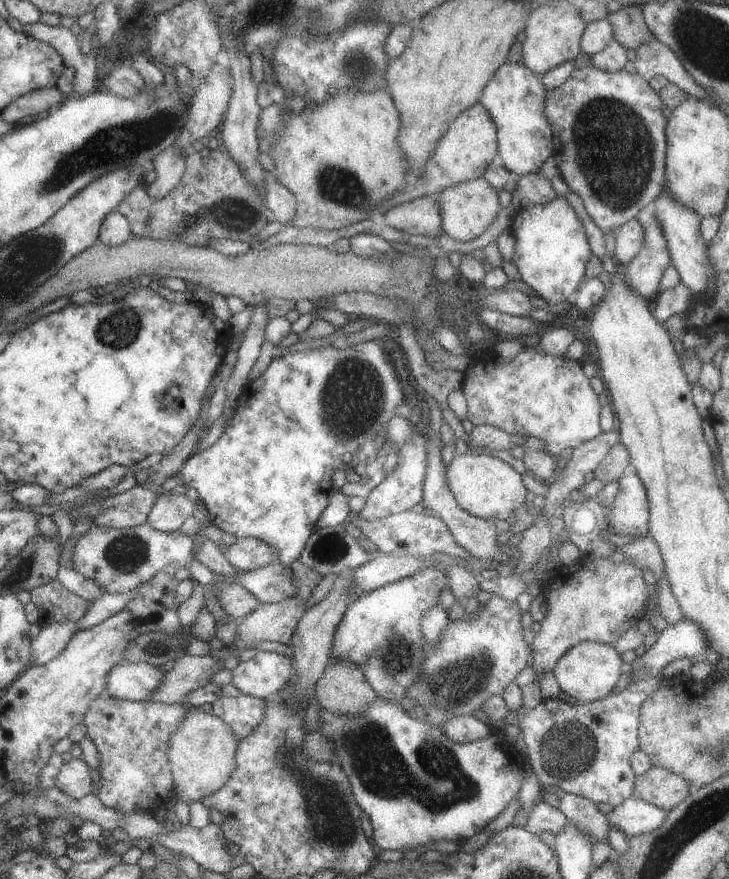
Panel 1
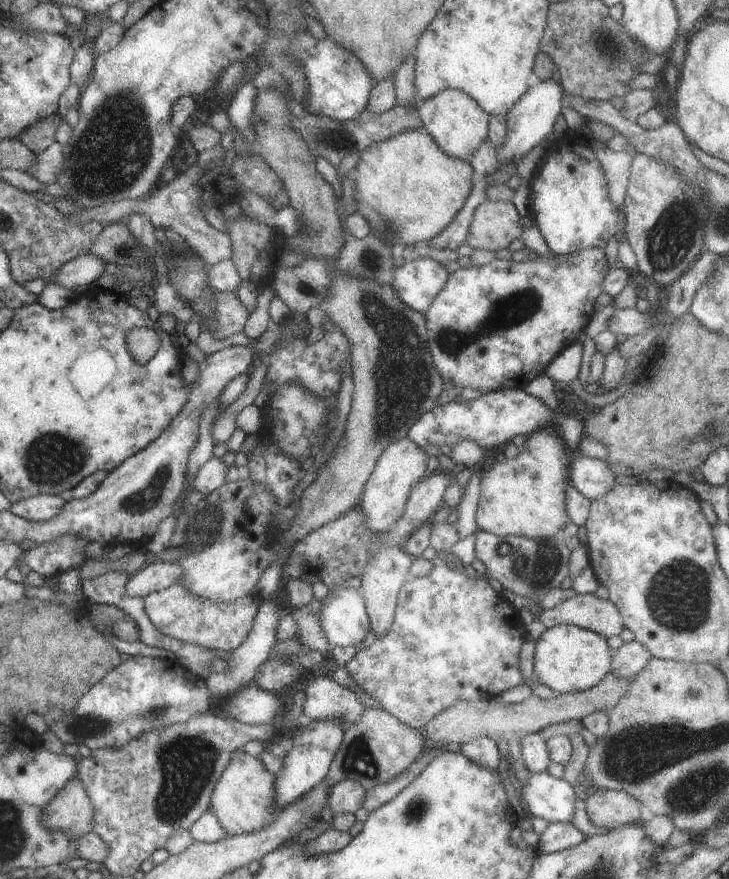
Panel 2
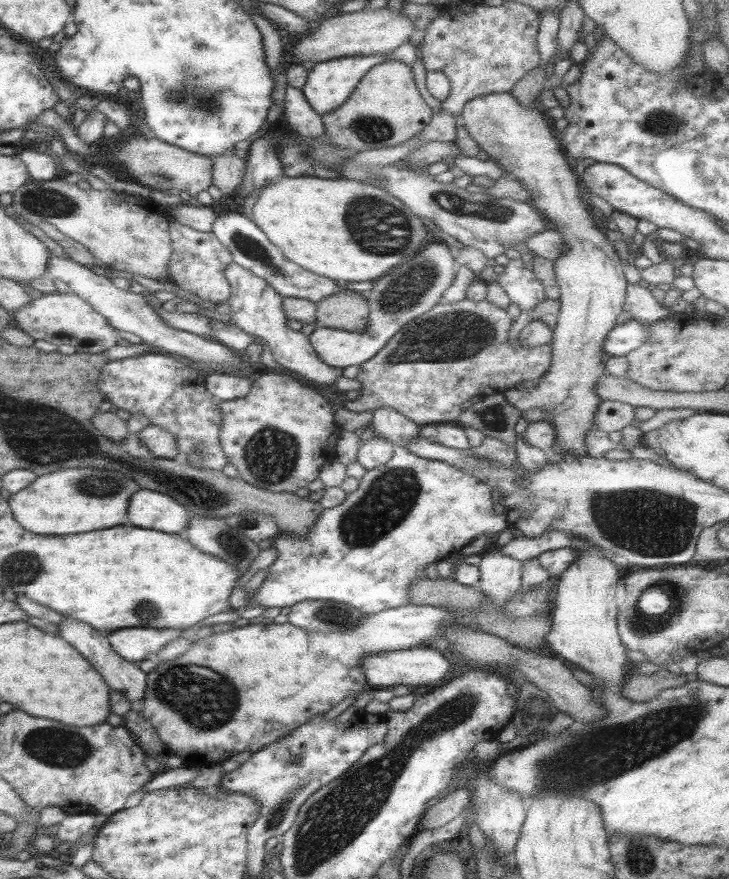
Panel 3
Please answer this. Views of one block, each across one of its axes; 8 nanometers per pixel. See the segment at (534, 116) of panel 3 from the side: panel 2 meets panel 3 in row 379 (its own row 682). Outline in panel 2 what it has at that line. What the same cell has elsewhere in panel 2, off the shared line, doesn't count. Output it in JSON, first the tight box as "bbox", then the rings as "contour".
{"bbox":[533,624,612,694],"contour":[[[558,624],[546,630],[535,640],[533,674],[539,684],[544,684],[557,694],[580,692],[596,686],[611,669],[612,652],[605,636],[586,628],[574,625]]]}

